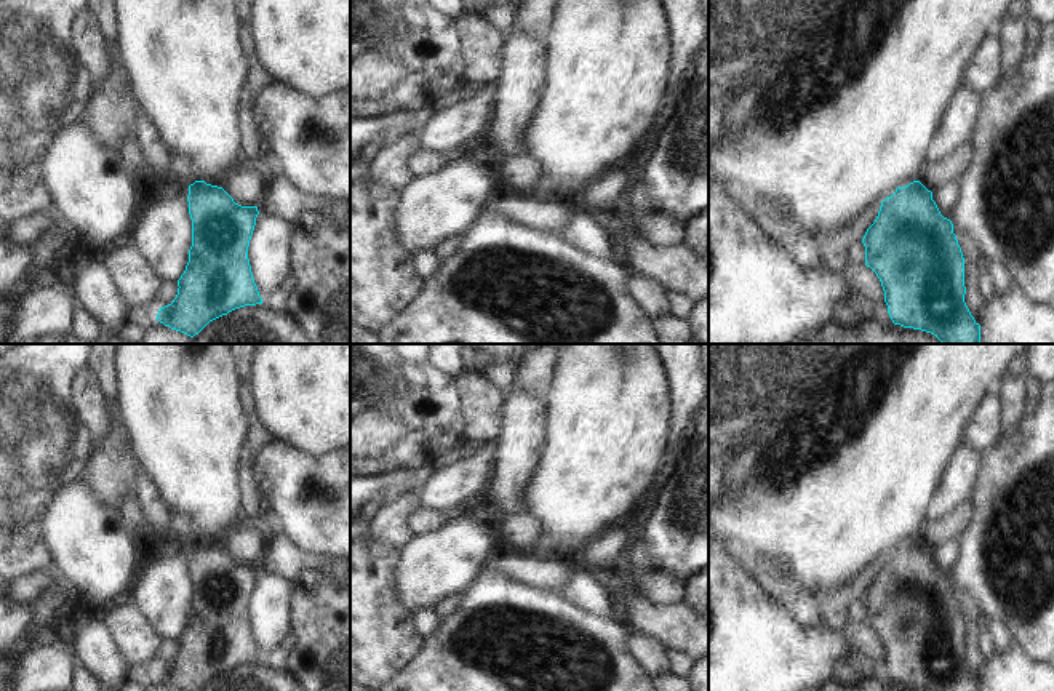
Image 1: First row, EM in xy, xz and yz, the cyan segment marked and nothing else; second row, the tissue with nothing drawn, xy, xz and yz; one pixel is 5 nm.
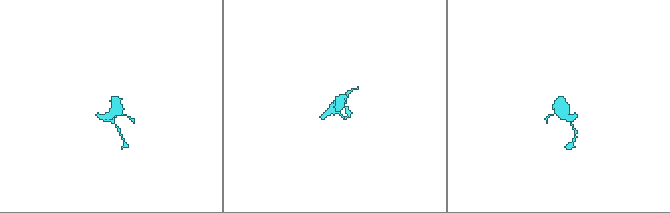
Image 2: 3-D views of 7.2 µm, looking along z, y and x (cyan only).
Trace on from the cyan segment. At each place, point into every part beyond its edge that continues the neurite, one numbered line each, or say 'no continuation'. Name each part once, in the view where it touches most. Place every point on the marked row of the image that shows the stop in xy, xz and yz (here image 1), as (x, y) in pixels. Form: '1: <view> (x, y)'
no continuation

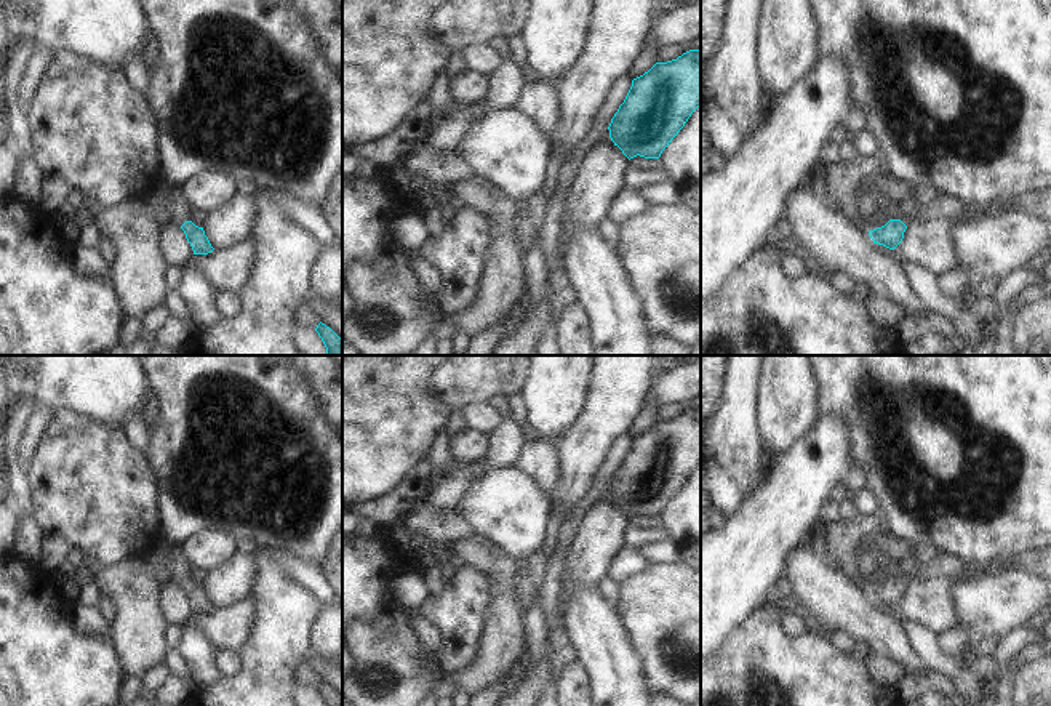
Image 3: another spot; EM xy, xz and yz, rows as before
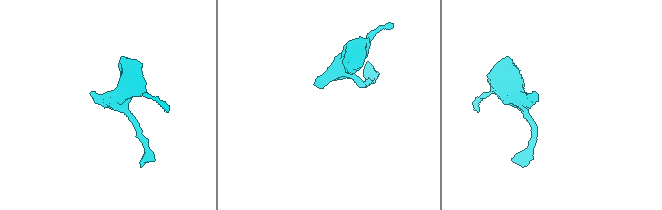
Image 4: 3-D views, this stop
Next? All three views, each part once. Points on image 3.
1: xy (178, 210)

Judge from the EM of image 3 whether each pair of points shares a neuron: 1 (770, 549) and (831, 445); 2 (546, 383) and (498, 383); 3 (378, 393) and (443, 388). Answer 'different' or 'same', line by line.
1: same
2: different
3: different

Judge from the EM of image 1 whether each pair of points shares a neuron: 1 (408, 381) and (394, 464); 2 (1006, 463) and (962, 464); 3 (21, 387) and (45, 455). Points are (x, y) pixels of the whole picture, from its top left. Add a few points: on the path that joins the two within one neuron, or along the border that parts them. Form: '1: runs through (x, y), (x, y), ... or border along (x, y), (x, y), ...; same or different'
1: runs through (415, 402), (415, 443); same
2: border along (982, 455), (971, 501); different
3: runs through (21, 403), (21, 431), (29, 439); same

